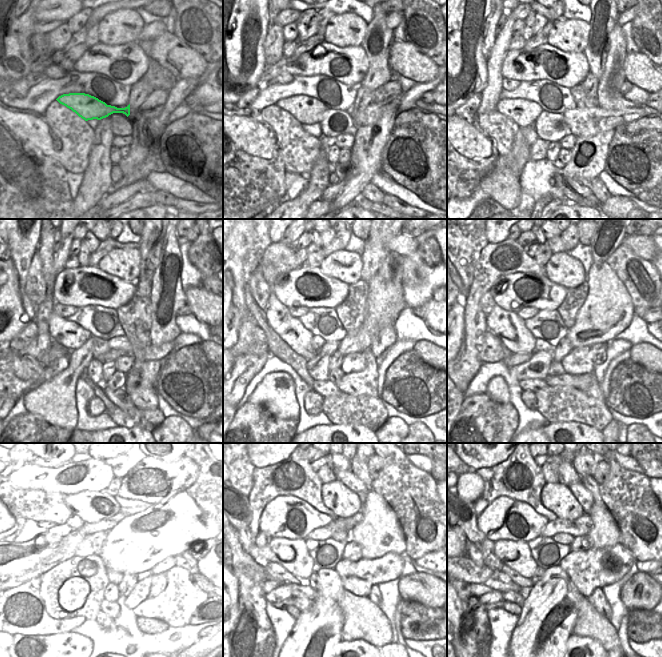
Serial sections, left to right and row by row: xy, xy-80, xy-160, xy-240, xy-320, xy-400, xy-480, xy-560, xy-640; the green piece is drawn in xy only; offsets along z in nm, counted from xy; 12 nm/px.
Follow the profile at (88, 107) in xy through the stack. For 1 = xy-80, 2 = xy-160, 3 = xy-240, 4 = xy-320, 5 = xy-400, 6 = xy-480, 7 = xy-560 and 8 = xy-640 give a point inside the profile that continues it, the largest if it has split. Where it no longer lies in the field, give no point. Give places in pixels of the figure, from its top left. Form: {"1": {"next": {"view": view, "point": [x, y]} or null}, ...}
{"1": {"next": {"view": "xy-80", "point": [307, 110]}}, "2": {"next": {"view": "xy-160", "point": [523, 112]}}, "3": {"next": {"view": "xy-240", "point": [70, 335]}}, "4": {"next": {"view": "xy-320", "point": [288, 328]}}, "5": {"next": {"view": "xy-400", "point": [510, 329]}}, "6": {"next": {"view": "xy-480", "point": [64, 553]}}, "7": {"next": {"view": "xy-560", "point": [293, 555]}}, "8": {"next": {"view": "xy-640", "point": [516, 555]}}}

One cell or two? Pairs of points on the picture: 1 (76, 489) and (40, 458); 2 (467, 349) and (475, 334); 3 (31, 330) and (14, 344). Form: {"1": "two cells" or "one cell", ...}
{"1": "two cells", "2": "one cell", "3": "one cell"}

